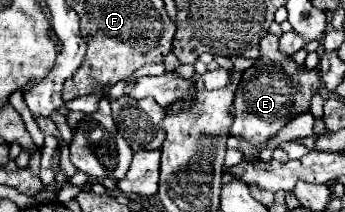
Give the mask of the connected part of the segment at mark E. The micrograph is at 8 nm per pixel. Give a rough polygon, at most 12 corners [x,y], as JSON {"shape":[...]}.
{"shape":[[260,42],[234,100],[232,136],[268,142],[308,112],[320,90],[304,70]]}

